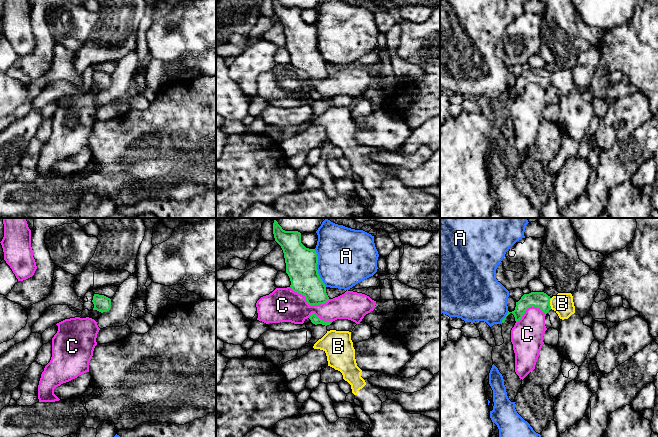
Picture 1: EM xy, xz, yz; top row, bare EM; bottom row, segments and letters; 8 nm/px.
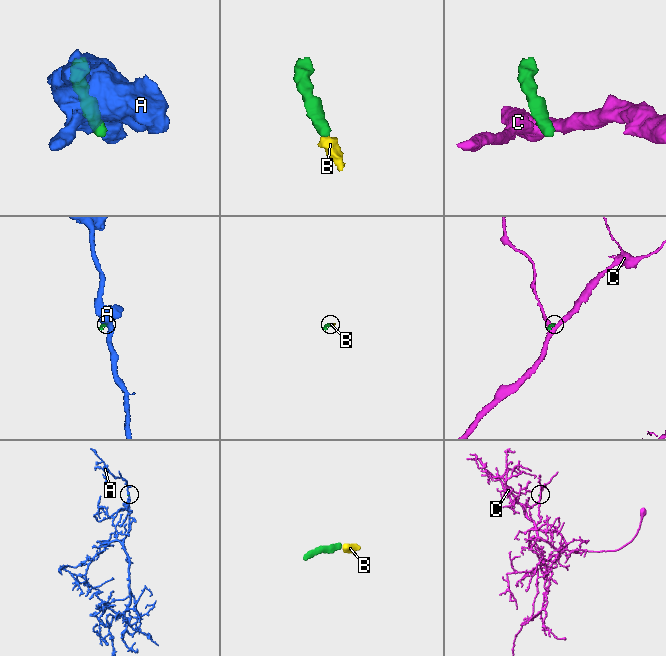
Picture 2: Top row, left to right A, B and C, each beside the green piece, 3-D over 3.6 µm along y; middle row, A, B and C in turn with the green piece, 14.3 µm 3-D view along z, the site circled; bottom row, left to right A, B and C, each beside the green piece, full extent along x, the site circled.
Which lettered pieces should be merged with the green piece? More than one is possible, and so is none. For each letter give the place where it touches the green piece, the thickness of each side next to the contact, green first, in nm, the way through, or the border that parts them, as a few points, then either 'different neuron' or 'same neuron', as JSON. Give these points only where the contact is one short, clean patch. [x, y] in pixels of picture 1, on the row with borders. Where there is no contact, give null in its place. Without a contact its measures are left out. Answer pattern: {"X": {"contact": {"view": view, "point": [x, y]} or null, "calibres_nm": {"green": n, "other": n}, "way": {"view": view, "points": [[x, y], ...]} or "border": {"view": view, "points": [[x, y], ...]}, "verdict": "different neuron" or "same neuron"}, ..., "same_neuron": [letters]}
{"A": {"contact": {"view": "xz", "point": [316, 268]}, "calibres_nm": {"green": 260, "other": 440}, "border": {"view": "xz", "points": [[314, 249], [317, 255], [317, 273], [326, 286]]}, "verdict": "different neuron"}, "B": {"contact": {"view": "yz", "point": [549, 303]}, "calibres_nm": {"green": 140, "other": 170}, "way": {"view": "yz", "points": [[541, 300], [549, 303], [562, 303]]}, "verdict": "same neuron"}, "C": {"contact": {"view": "xz", "point": [308, 303]}, "calibres_nm": {"green": 240, "other": 280}, "border": {"view": "xz", "points": [[290, 286], [309, 304], [323, 304], [329, 299]]}, "verdict": "different neuron"}, "same_neuron": ["B"]}

